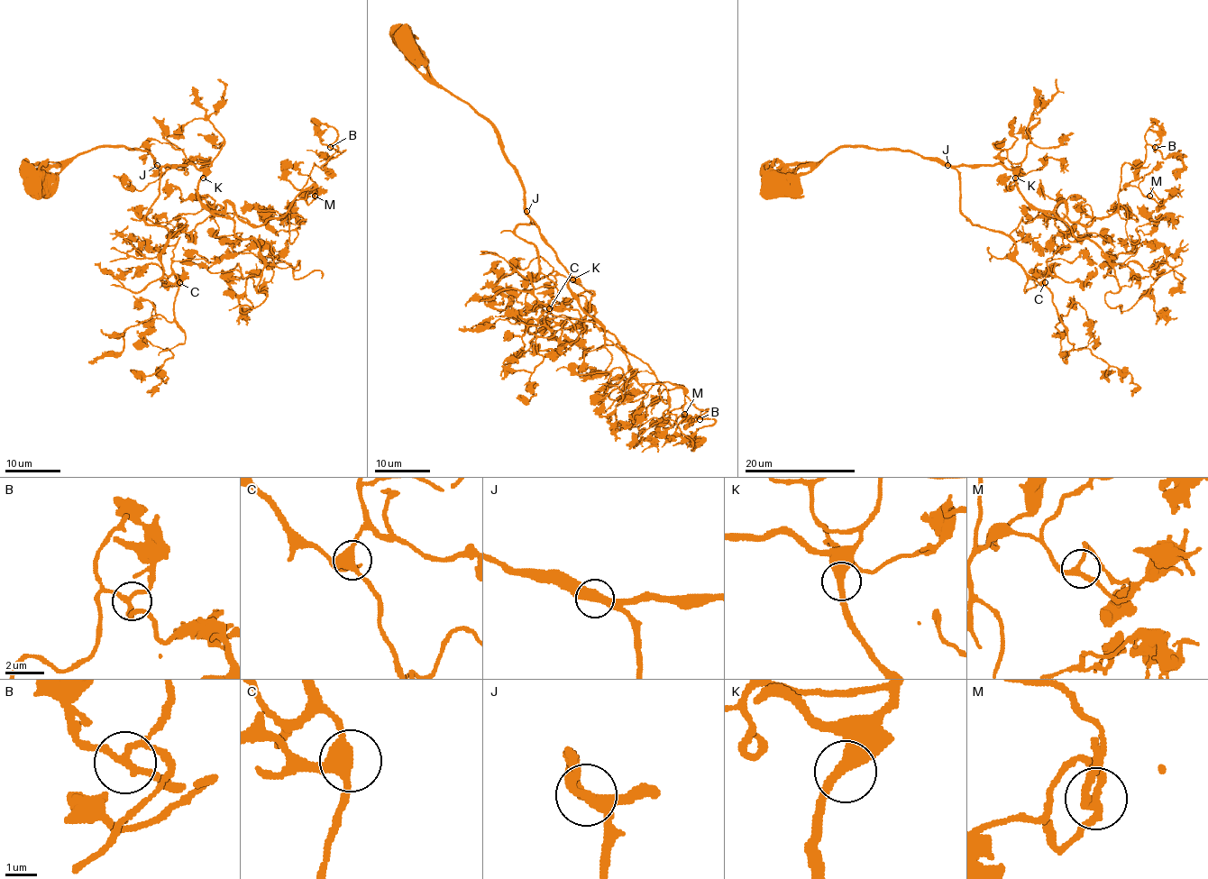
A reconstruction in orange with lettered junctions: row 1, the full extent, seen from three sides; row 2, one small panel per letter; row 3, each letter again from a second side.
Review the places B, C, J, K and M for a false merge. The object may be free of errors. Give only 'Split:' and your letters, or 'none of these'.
Split: none of these

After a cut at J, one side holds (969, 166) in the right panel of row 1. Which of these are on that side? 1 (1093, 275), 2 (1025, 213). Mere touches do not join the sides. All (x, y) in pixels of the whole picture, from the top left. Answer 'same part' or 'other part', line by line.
1: other part
2: other part

